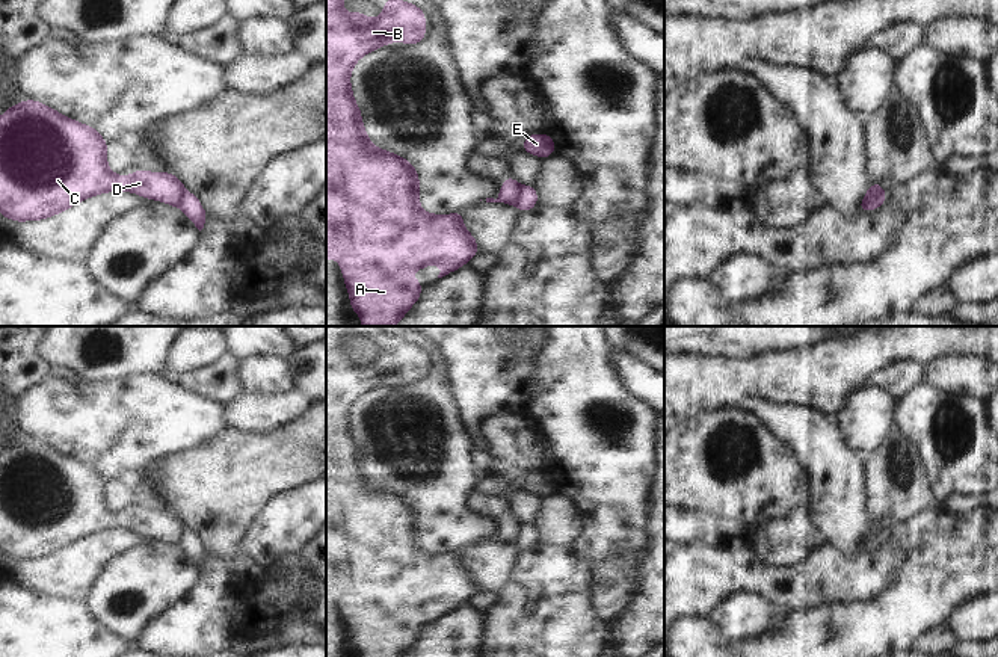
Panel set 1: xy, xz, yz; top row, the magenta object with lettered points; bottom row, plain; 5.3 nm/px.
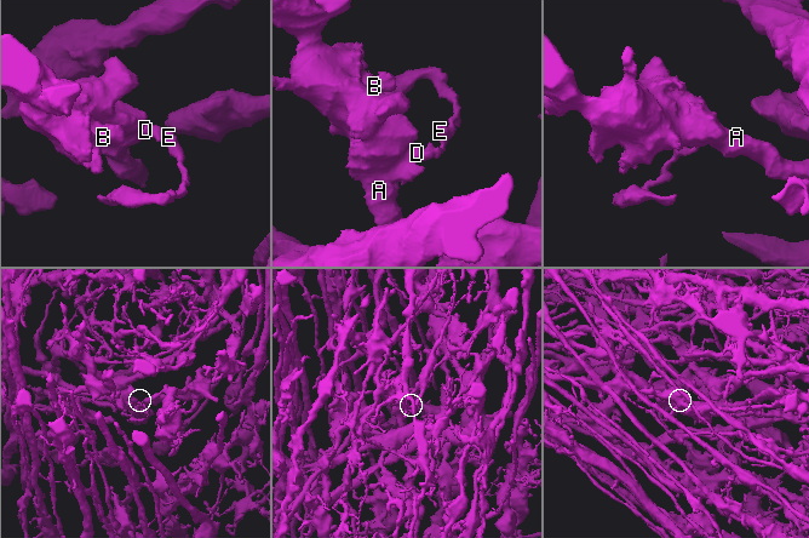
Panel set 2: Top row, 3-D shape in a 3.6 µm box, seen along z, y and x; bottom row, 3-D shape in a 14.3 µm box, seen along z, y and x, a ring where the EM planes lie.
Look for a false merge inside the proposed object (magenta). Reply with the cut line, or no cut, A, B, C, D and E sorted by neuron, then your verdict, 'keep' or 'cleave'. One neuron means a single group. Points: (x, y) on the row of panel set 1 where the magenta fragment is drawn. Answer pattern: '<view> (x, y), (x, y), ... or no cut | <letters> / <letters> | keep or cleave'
yz (884, 191), (864, 210) | A B C D / E | cleave

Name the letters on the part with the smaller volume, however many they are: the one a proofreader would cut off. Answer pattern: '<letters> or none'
E

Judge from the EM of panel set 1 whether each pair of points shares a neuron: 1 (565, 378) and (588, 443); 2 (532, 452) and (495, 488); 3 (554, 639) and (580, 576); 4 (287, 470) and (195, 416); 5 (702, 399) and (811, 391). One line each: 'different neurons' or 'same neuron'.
1: same neuron
2: different neurons
3: same neuron
4: different neurons
5: same neuron

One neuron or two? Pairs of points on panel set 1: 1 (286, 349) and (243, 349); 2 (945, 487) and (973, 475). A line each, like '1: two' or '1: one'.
1: one
2: one

